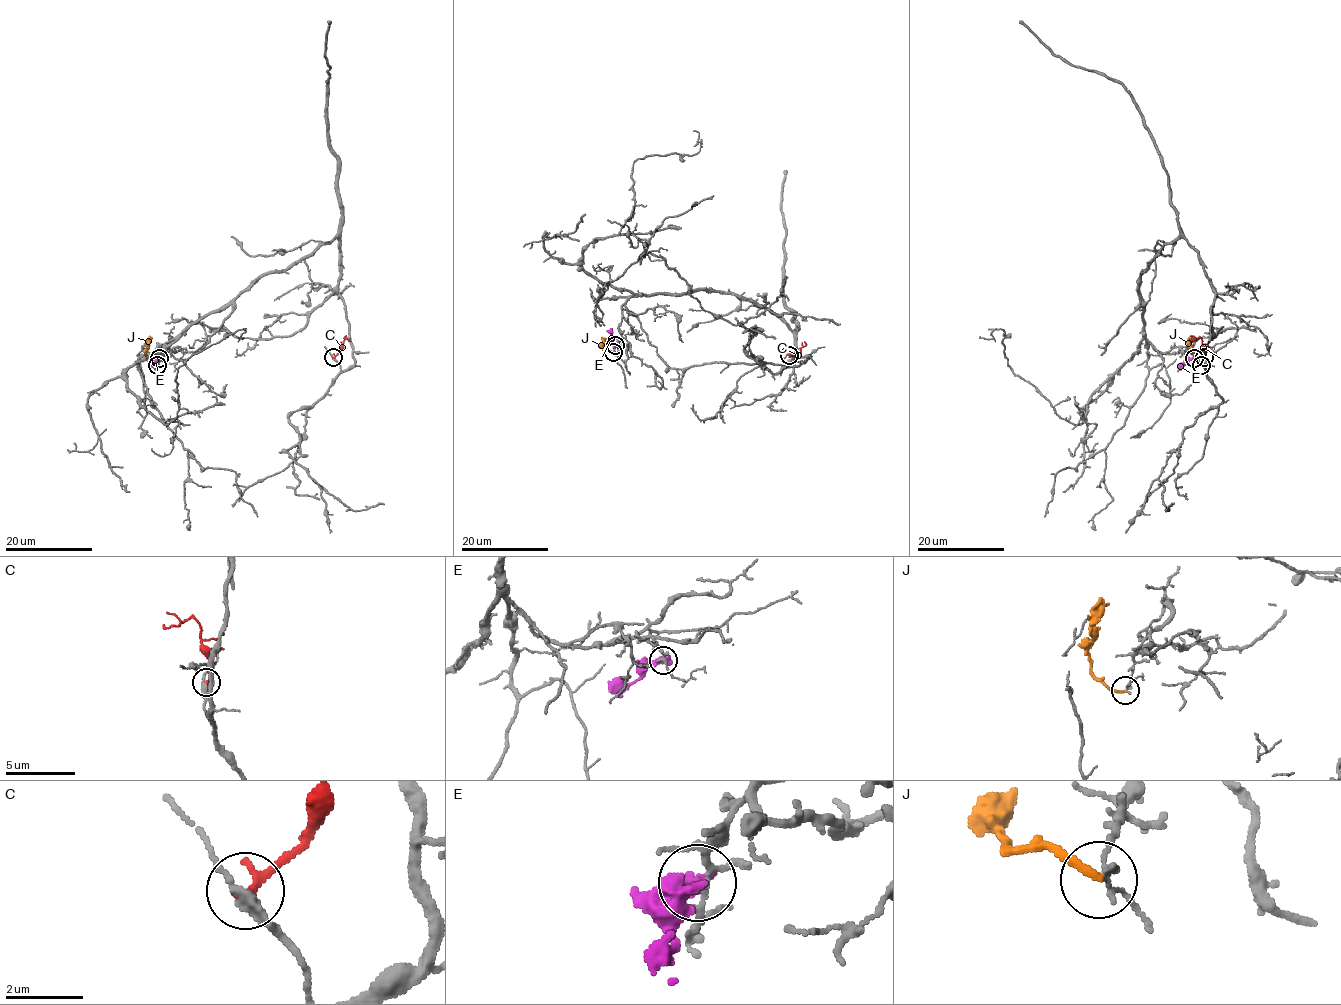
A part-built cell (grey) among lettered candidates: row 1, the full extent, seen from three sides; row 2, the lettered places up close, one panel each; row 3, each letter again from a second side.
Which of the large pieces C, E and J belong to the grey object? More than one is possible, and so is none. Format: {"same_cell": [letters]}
{"same_cell": []}

